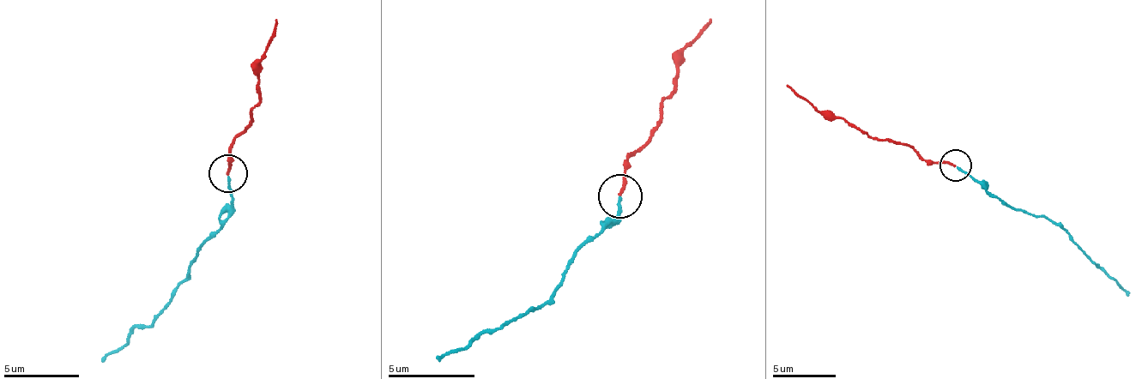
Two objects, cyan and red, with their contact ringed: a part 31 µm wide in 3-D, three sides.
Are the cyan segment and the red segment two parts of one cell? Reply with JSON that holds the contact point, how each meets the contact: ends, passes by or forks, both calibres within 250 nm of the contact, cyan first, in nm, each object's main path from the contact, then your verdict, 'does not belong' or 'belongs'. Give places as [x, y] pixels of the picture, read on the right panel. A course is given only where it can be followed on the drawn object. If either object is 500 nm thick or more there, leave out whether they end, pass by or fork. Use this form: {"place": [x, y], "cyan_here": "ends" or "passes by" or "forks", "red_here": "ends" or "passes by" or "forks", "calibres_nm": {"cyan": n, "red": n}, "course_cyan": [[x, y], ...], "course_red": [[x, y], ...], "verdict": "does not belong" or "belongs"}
{"place": [955, 165], "cyan_here": "ends", "red_here": "ends", "calibres_nm": {"cyan": 150, "red": 150}, "course_cyan": [[957, 167], [1017, 210], [1053, 219], [1127, 297]], "course_red": [[955, 165], [926, 161], [913, 147], [873, 140], [838, 117], [822, 117], [805, 98], [785, 85]], "verdict": "belongs"}

